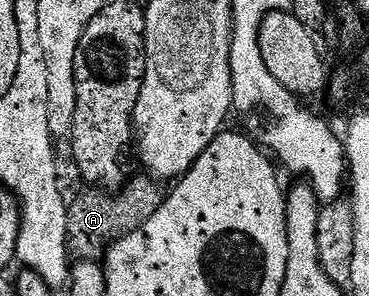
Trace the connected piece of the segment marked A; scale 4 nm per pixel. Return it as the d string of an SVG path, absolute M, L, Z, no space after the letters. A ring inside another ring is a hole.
M133 175L115 195L95 186L85 187L85 192L68 204L68 243L77 257L103 257L113 242L138 230L164 205L165 189L160 189L161 185L151 175L143 175Z

